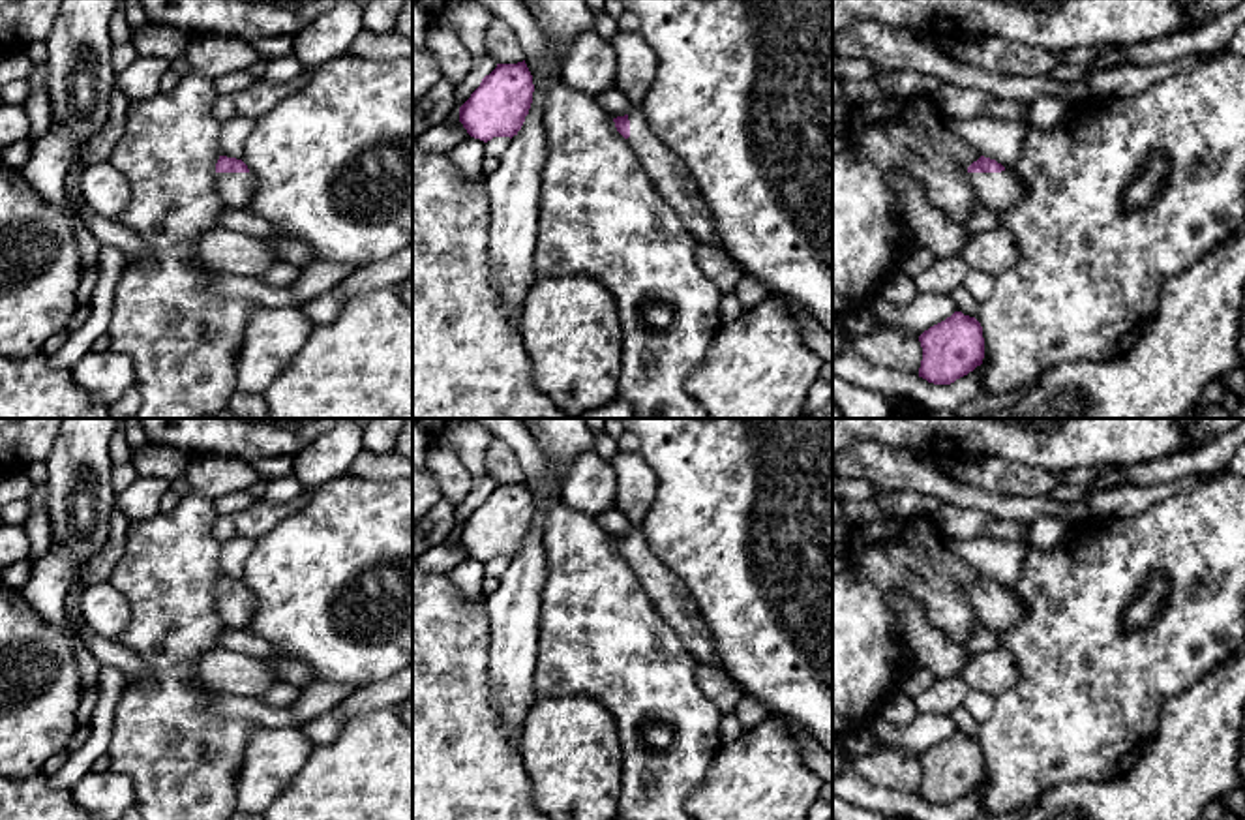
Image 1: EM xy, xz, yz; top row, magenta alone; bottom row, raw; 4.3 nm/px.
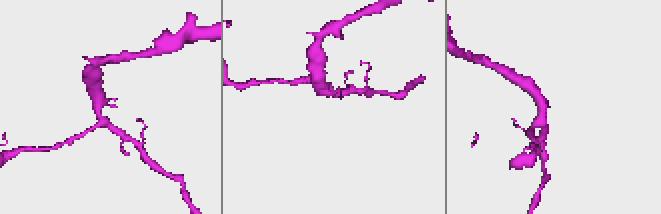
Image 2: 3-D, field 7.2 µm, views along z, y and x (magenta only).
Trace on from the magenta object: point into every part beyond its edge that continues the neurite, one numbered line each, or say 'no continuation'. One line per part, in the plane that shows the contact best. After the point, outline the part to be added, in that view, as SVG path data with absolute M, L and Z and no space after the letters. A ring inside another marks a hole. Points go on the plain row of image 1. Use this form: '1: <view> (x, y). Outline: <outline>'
1: yz (998, 612). Outline: M1009 591L1001 593L968 593L968 600L977 615L979 625L1003 632L1022 621L1026 606Z

